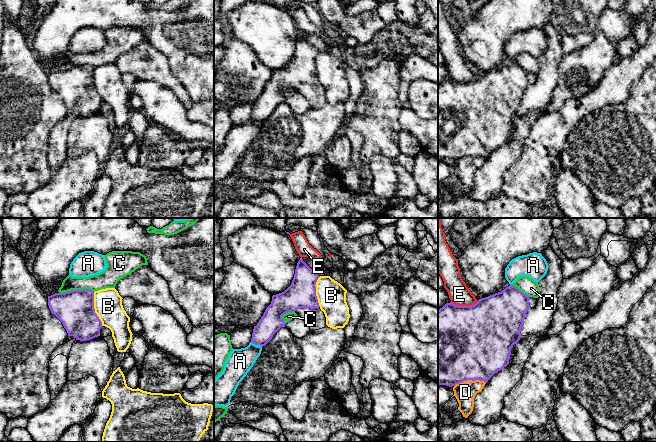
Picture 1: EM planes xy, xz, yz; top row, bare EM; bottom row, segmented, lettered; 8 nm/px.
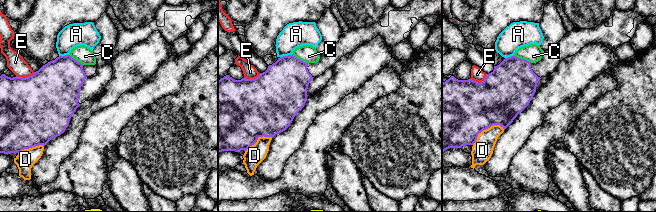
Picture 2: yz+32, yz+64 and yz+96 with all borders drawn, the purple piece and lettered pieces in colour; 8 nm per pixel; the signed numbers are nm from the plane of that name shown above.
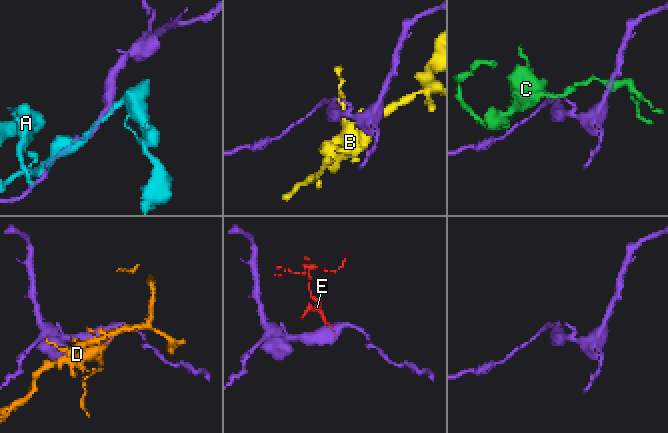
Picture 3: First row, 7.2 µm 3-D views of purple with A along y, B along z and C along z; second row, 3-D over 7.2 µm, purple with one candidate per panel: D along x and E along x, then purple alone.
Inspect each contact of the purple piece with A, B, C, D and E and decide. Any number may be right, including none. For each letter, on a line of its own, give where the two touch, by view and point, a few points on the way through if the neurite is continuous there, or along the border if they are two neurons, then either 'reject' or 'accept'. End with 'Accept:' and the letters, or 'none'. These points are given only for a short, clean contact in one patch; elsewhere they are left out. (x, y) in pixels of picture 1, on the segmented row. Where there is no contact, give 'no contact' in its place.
A: xz (256, 344) | reject
B: xy (94, 309) | reject
C: xy (76, 290) | reject
D: yz (469, 379) | reject
E: yz (464, 306) | along yz (451, 301), (457, 305), (473, 305), (477, 302) | reject
Accept: none

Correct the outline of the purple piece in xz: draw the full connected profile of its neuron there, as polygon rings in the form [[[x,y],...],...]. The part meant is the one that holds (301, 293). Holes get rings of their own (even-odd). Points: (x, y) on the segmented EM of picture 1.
[[[300,258],[291,285],[284,292],[272,296],[271,304],[254,326],[251,342],[265,346],[281,327],[285,327],[282,316],[288,312],[295,312],[303,318],[310,331],[325,328],[326,317],[316,296],[315,285],[319,277]]]

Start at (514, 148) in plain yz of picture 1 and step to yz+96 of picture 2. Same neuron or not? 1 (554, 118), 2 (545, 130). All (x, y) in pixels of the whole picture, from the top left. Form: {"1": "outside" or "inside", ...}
{"1": "outside", "2": "outside"}

